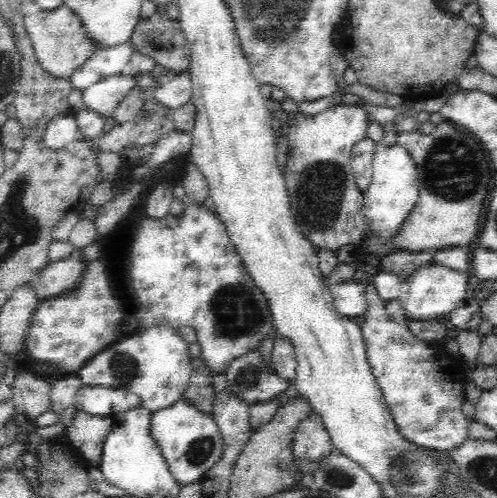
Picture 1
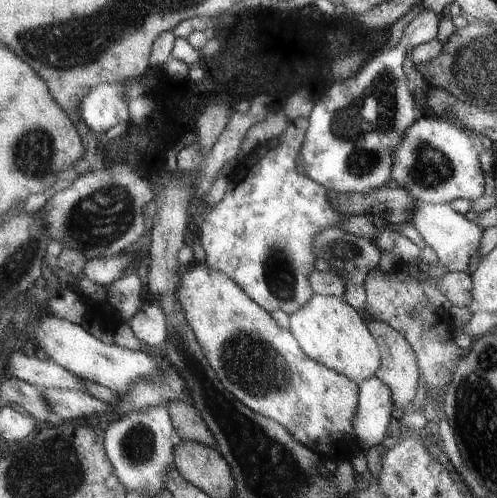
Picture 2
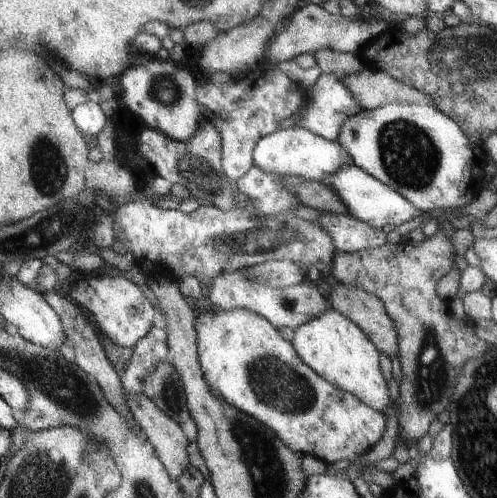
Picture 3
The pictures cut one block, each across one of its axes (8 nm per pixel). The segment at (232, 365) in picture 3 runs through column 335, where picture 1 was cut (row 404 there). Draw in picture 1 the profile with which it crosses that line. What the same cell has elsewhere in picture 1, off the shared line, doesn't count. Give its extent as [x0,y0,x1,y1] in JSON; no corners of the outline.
[362,280,470,448]

